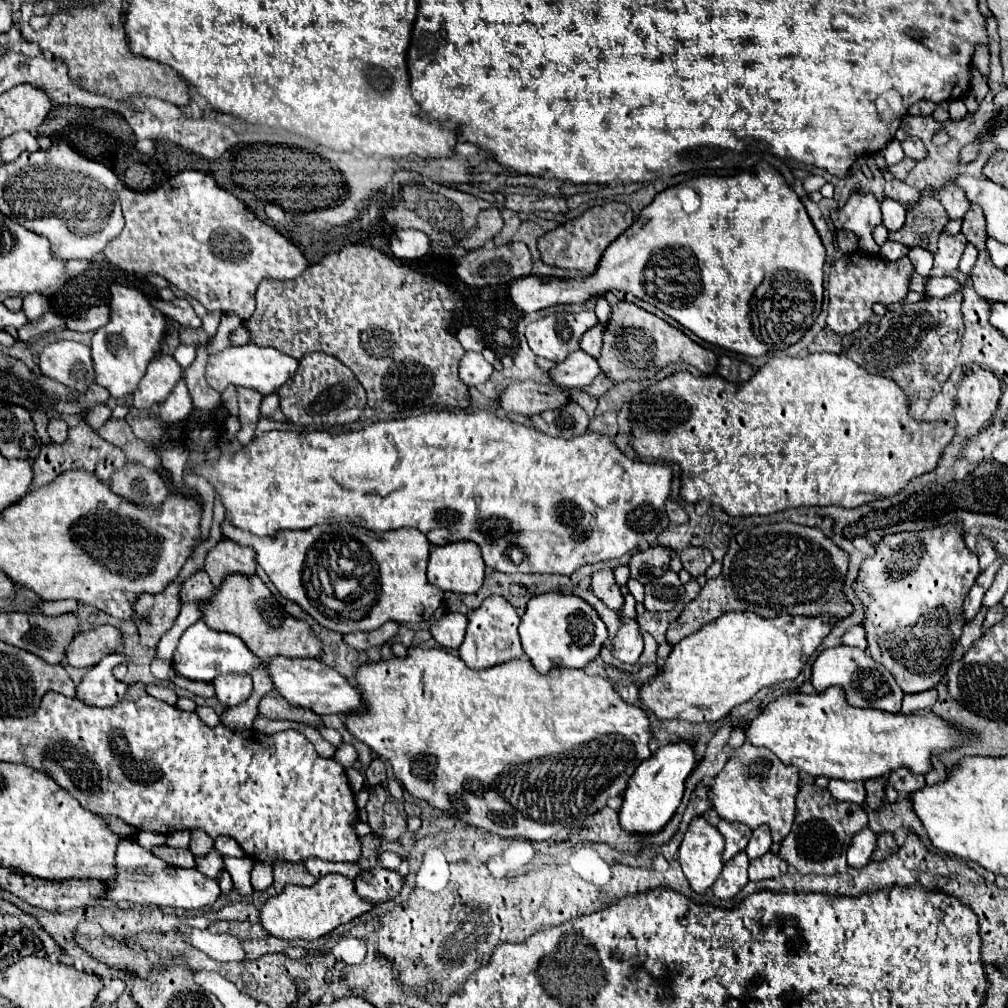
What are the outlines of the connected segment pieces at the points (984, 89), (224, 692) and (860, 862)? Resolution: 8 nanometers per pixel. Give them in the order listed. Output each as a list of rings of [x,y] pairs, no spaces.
[[[971,65],[971,86],[978,102],[981,102],[989,91],[987,79]]]
[[[222,674],[212,684],[216,688],[216,698],[226,706],[242,704],[252,692],[252,678],[246,674]]]
[[[864,828],[858,834],[854,834],[848,846],[848,864],[852,868],[862,868],[864,864],[868,864],[874,844],[876,844],[876,834],[870,828]]]

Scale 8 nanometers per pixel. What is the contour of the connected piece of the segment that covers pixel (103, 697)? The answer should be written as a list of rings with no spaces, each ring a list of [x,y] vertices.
[[[110,654],[106,660],[96,664],[86,672],[84,680],[76,686],[76,698],[90,706],[114,706],[122,696],[126,696],[128,684],[118,682],[112,676],[112,668],[120,662],[126,662],[120,654]]]

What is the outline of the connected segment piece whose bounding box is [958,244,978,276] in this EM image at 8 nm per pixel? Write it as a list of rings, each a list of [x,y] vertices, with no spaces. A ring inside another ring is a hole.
[[[968,244],[968,248],[970,248],[970,250],[966,250],[966,252],[962,254],[962,260],[960,260],[960,266],[958,266],[958,270],[960,270],[964,276],[970,274],[970,270],[972,270],[974,264],[976,264],[976,256],[978,256],[978,252],[974,250],[972,244]]]

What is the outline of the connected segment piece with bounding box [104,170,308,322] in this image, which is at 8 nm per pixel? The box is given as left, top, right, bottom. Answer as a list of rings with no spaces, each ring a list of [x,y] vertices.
[[[184,170],[152,192],[134,192],[122,186],[120,202],[126,226],[122,234],[110,240],[104,248],[104,256],[108,258],[108,262],[132,274],[146,276],[148,272],[154,272],[164,276],[168,282],[172,282],[192,298],[198,298],[208,312],[230,312],[244,322],[254,314],[254,292],[260,280],[296,278],[302,276],[302,272],[308,268],[308,260],[296,244],[258,220],[234,194],[218,188],[214,178],[204,172]]]

